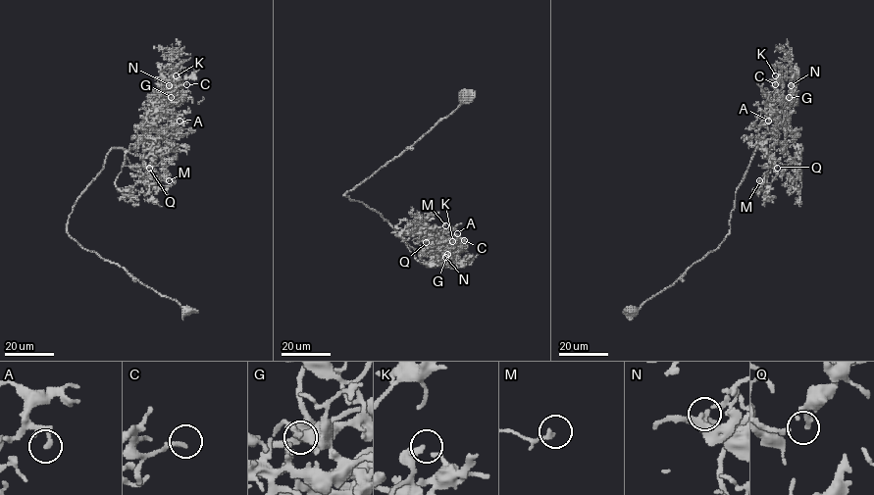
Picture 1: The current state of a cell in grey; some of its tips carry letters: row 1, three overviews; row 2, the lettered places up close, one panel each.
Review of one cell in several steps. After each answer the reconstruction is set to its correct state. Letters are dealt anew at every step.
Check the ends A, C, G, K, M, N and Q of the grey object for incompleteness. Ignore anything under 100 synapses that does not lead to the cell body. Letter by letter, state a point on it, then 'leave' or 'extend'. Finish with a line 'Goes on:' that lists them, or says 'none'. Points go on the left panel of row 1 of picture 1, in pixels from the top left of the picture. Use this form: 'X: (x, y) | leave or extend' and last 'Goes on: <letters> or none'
A: (179, 121) | leave
C: (186, 84) | leave
G: (171, 97) | leave
K: (176, 75) | leave
M: (169, 180) | leave
N: (169, 85) | leave
Q: (149, 168) | leave
Goes on: none

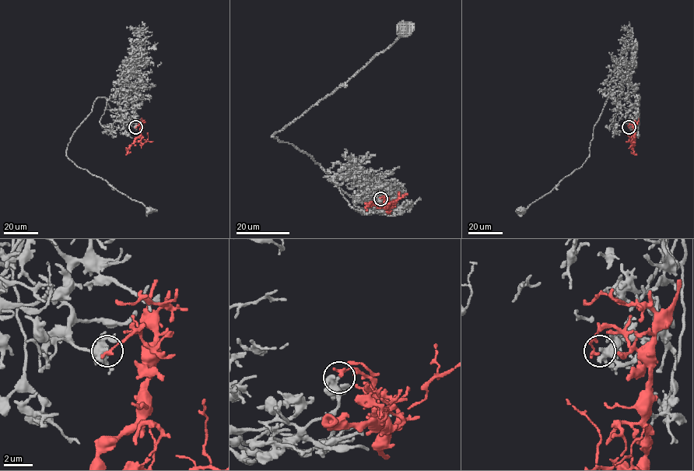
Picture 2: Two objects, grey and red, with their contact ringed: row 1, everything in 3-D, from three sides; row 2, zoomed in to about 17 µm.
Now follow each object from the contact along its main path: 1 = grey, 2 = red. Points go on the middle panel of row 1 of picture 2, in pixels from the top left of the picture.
1: (380, 198), (373, 209), (353, 209), (310, 156), (272, 136), (382, 53), (401, 30)
2: (380, 198), (387, 198), (387, 207), (368, 204), (366, 207), (367, 209)

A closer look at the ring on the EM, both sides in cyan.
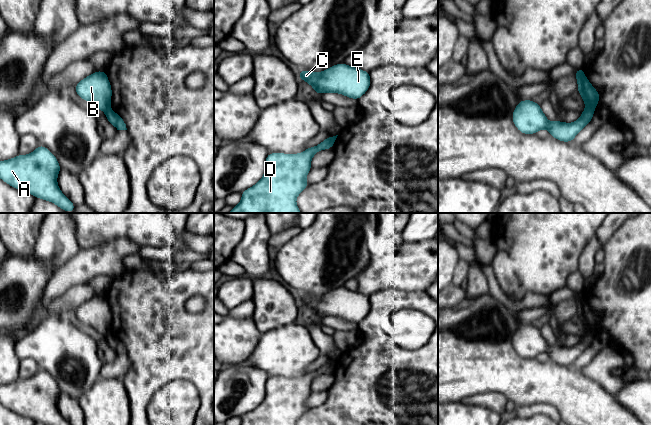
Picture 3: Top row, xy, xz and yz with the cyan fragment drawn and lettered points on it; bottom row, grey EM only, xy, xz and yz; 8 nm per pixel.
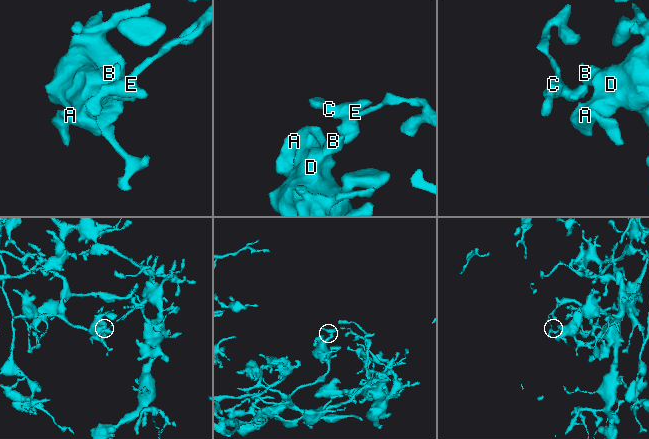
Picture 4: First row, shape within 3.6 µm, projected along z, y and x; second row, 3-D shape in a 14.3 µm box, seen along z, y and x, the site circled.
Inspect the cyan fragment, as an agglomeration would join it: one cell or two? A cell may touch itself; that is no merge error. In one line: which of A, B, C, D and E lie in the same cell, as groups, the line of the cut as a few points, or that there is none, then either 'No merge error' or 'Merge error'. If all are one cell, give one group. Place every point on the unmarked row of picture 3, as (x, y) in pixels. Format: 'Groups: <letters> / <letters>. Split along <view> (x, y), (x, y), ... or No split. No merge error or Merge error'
Groups: A B D / C E. Split along yz (586, 332), (590, 332), (593, 335). Merge error

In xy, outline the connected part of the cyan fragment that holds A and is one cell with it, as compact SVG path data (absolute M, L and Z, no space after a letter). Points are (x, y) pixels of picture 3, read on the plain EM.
M39 369L30 378L18 378L9 384L0 385L0 403L11 411L29 417L35 422L46 425L71 425L62 417L57 407L61 392L56 380L45 370Z

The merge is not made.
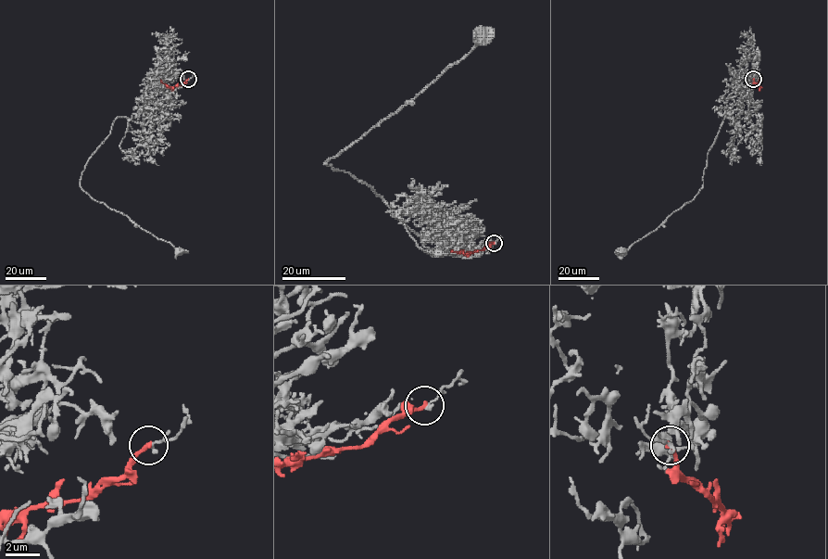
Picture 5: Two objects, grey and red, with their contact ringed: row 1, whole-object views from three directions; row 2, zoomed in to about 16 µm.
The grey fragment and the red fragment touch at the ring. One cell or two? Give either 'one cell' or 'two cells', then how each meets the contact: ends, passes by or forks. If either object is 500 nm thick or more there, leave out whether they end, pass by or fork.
one cell; grey ends there; red ends there

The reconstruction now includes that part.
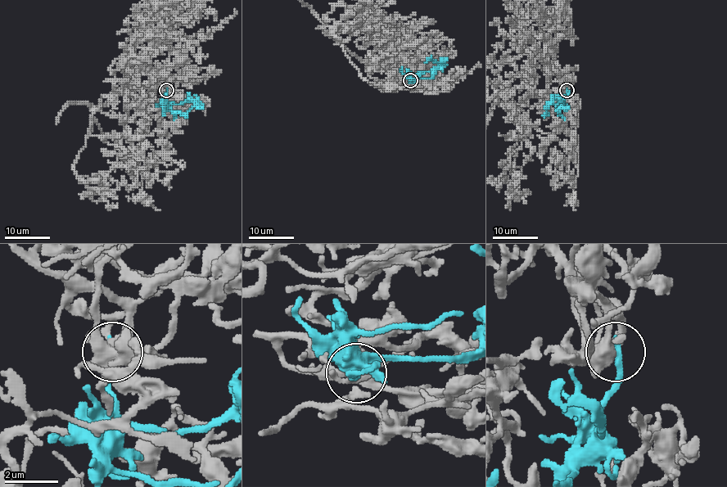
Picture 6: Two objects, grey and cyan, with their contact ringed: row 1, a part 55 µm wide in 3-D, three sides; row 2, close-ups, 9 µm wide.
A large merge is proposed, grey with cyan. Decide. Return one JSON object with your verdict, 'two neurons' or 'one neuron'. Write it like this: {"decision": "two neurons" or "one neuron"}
{"decision": "one neuron"}

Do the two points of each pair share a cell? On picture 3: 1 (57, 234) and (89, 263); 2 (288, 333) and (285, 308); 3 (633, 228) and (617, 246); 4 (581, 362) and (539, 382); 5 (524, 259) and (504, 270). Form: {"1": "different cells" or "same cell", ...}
{"1": "different cells", "2": "different cells", "3": "same cell", "4": "different cells", "5": "different cells"}

